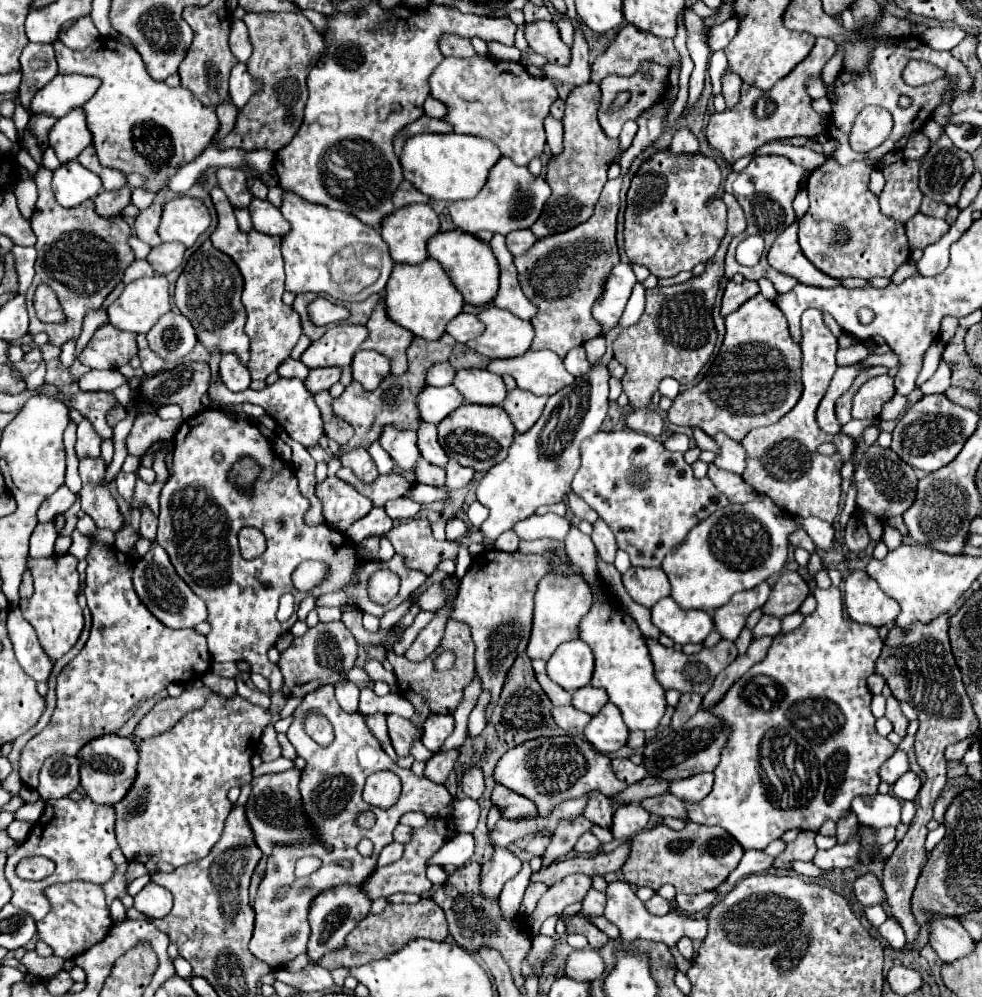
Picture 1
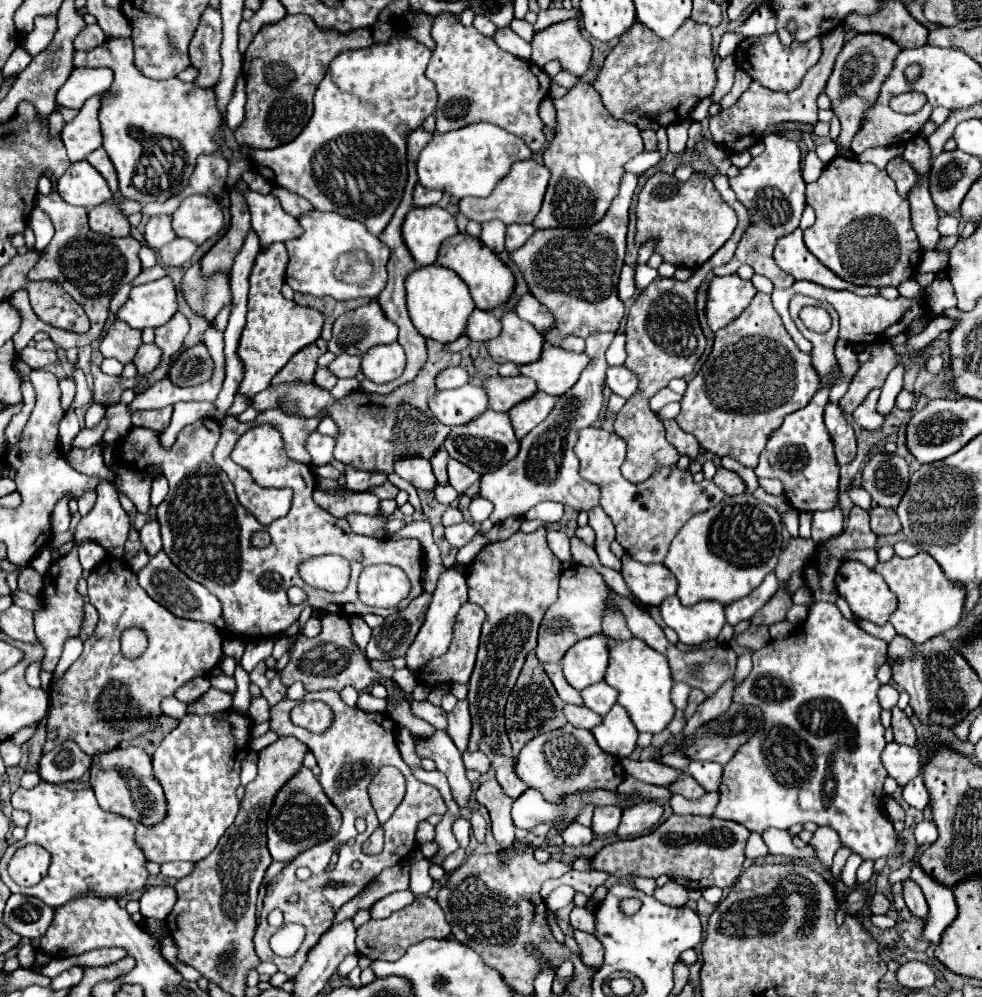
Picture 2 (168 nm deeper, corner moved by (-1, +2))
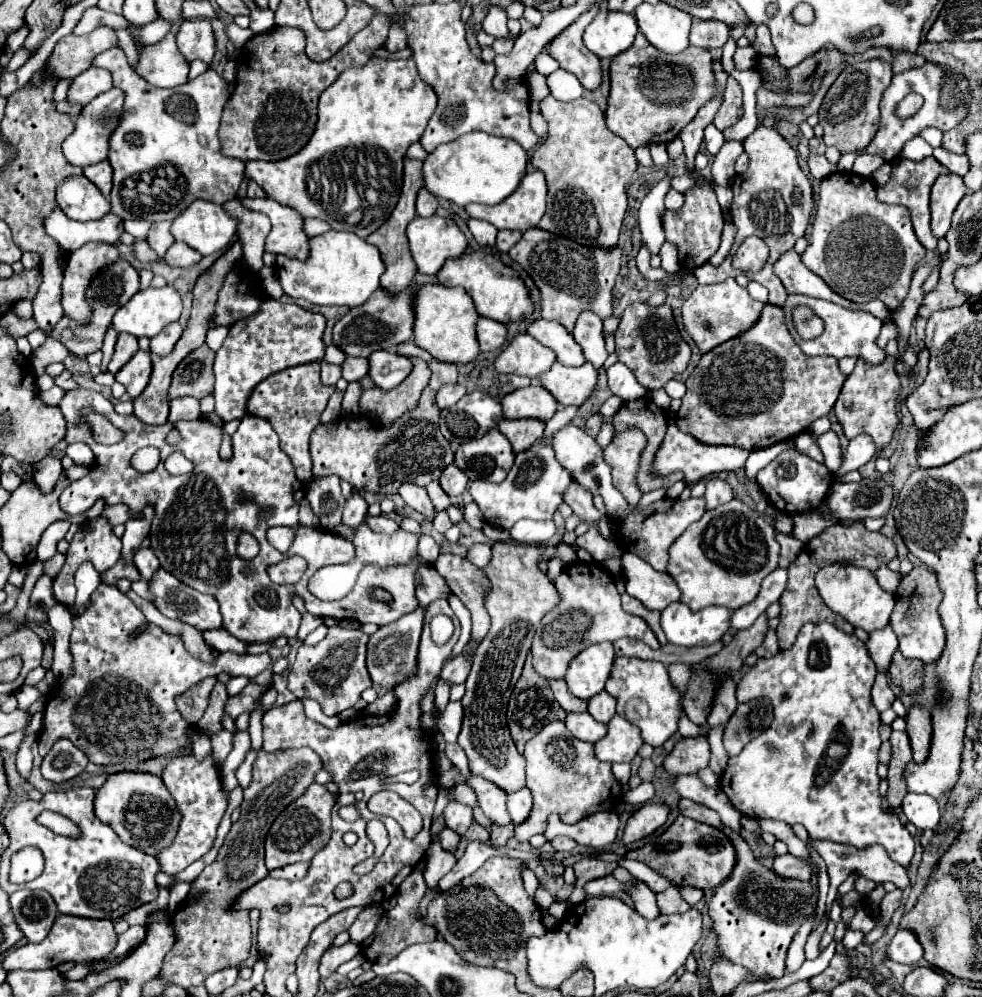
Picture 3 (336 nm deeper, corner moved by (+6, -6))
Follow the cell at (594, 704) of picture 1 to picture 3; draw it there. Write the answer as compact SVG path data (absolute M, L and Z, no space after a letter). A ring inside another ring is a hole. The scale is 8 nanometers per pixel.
M607 692L595 694L593 698L587 700L587 704L589 704L587 712L589 712L597 722L607 724L607 722L613 718L613 714L615 714L615 698L613 698L611 694L607 694Z

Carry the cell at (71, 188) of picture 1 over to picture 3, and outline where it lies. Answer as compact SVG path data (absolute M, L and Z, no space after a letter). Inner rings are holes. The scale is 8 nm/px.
M83 174L69 176L57 186L57 206L71 220L97 220L109 212L109 200L101 196L91 180L85 180Z

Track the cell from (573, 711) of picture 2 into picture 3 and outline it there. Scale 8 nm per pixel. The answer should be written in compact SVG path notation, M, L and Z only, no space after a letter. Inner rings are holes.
M589 712L583 714L567 714L565 726L573 736L585 742L597 742L607 734L607 726L597 722Z

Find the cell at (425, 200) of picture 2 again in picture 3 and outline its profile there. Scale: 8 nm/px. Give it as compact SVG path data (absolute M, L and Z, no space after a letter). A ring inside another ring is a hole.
M421 188L421 192L417 194L417 214L419 216L433 216L435 210L437 210L437 198L427 192L425 188Z

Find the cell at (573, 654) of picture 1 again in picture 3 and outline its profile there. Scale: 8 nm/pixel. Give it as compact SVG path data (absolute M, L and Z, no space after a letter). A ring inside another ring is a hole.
M611 642L591 644L579 656L575 656L569 664L569 672L565 672L567 688L573 696L589 700L597 692L605 688L605 682L611 672L615 652Z

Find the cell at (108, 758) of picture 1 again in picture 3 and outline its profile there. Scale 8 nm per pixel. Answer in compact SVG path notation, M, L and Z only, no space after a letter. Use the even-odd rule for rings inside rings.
M123 770L109 774L105 784L97 790L93 804L95 804L95 816L101 818L103 824L111 826L123 842L151 856L157 856L163 848L171 844L181 820L163 780L151 772Z

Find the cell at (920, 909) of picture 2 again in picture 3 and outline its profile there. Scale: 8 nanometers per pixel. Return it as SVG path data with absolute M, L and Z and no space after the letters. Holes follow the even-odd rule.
M809 840L809 844L817 850L817 854L823 858L825 864L827 864L827 872L829 874L829 880L831 880L831 886L829 886L829 896L827 896L827 908L831 908L831 902L837 894L837 888L839 884L849 876L849 874L859 874L859 876L865 876L865 878L871 878L875 882L893 882L899 890L905 890L909 888L909 876L905 872L903 866L895 864L887 852L881 848L881 846L871 846L867 850L857 850L853 846L847 846L847 844L835 844L835 842L827 842L827 840Z

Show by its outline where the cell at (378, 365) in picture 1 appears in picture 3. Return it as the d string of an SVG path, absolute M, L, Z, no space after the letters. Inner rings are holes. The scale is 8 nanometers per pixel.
M377 350L369 356L369 378L381 390L391 390L399 386L411 372L411 360L407 356L391 354L387 350Z

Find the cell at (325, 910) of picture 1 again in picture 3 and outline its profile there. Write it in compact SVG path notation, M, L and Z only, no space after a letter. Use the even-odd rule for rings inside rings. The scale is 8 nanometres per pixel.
M347 942L343 946L331 946L323 958L321 958L321 964L319 964L319 974L321 978L327 978L331 976L343 962L355 958L359 954L359 946L353 944L353 942Z

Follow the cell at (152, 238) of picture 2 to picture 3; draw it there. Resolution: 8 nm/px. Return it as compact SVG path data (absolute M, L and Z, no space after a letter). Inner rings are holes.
M161 222L161 224L153 224L147 236L149 246L153 248L153 252L157 252L157 256L163 256L167 252L167 248L175 242L175 238L169 232L171 222Z

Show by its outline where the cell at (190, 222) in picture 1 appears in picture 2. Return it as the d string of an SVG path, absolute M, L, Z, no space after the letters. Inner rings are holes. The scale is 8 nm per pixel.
M188 196L172 214L172 226L176 236L204 244L224 228L224 214L216 198Z

